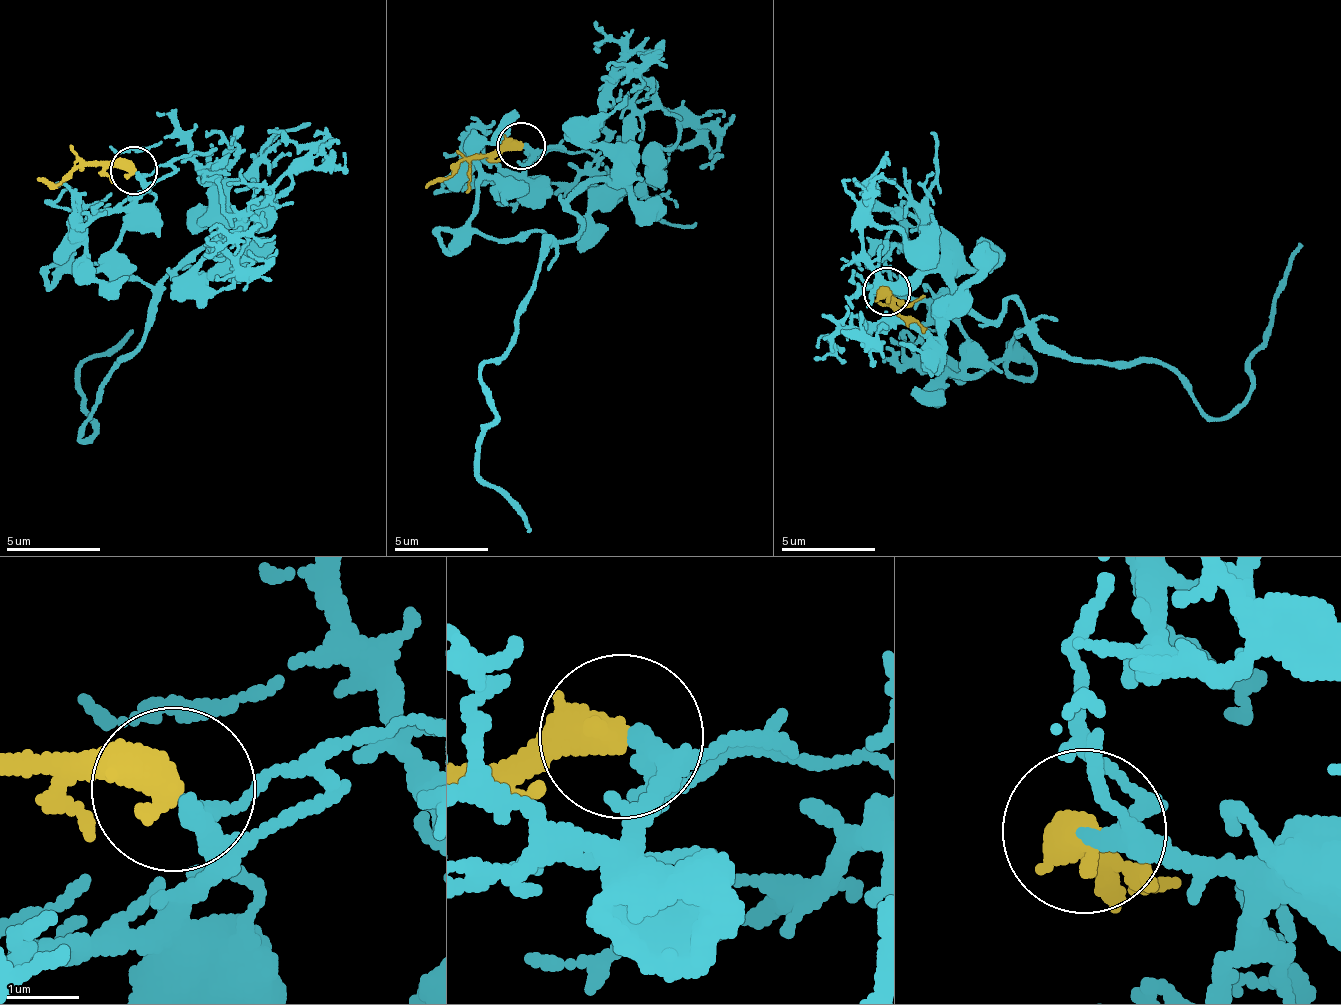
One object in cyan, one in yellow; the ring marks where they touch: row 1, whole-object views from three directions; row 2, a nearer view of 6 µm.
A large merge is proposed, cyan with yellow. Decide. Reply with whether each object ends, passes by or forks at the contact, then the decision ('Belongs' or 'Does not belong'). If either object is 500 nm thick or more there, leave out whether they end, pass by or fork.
Belongs

